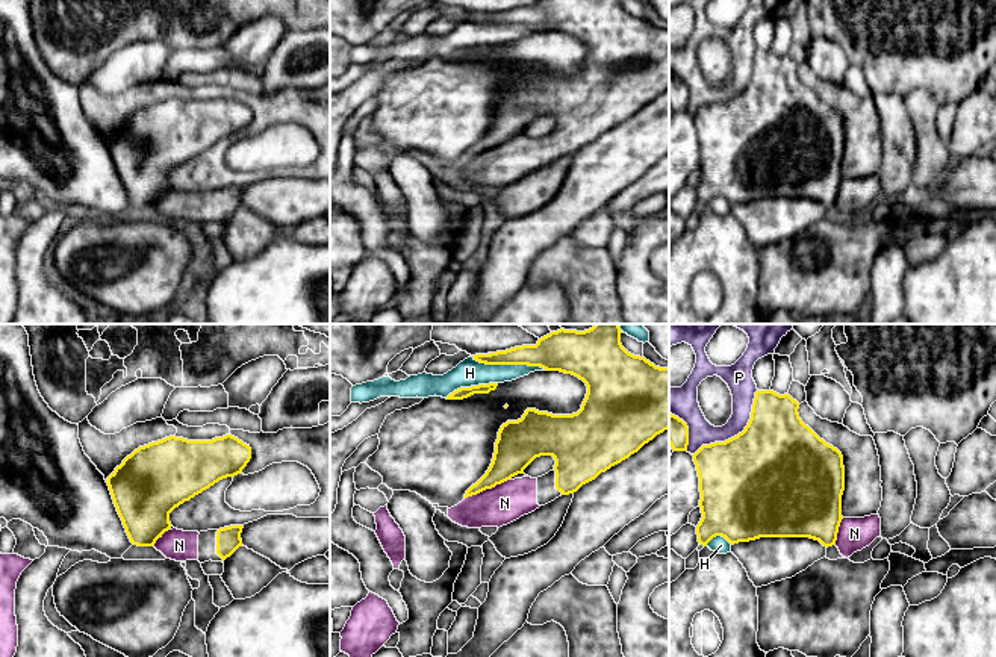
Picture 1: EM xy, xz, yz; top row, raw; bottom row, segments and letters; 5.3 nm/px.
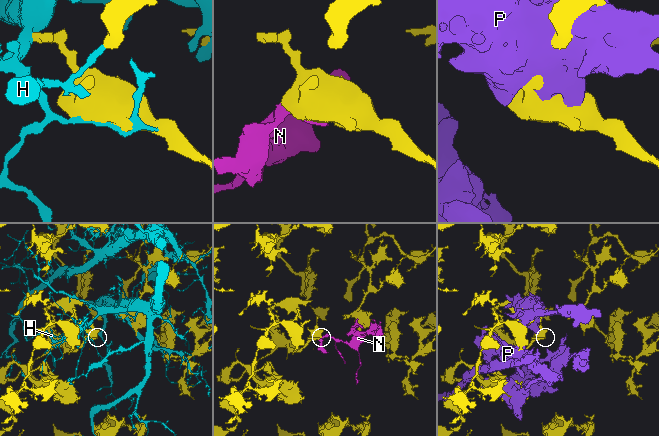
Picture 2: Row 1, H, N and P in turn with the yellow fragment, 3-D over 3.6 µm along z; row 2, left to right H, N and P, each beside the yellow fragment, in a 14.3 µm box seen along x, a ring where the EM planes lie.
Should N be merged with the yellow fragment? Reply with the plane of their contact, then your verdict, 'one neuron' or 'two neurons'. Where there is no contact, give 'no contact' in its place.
xz | one neuron

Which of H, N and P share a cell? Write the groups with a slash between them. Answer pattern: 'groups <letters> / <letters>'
groups H / N / P

